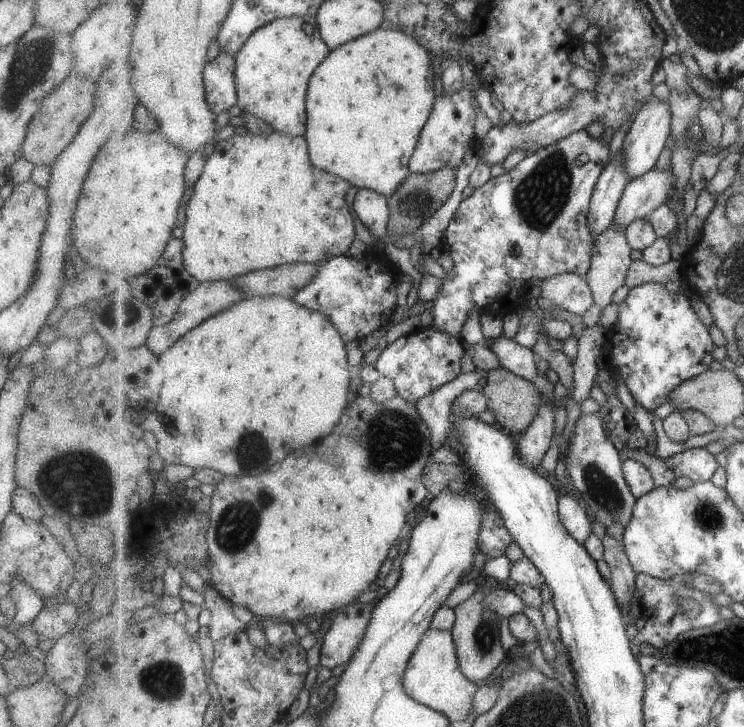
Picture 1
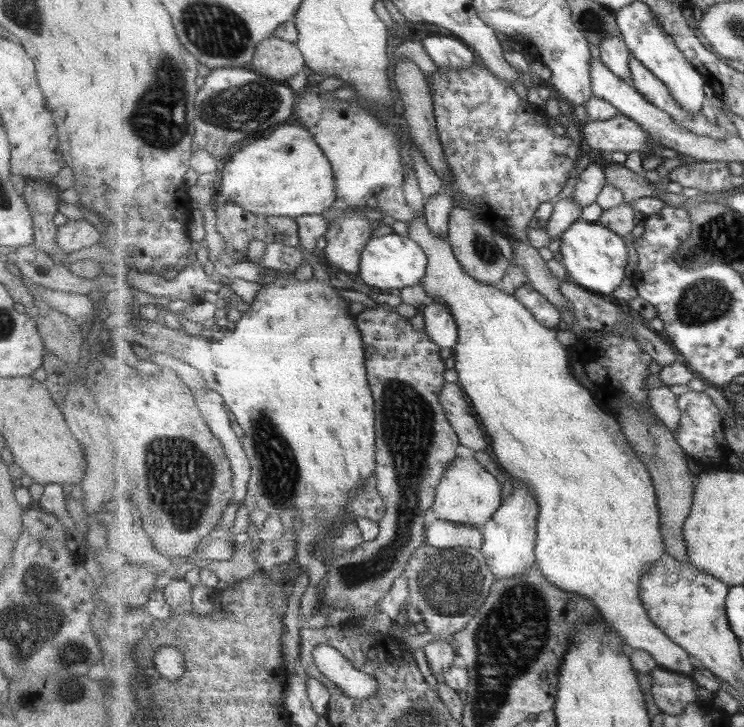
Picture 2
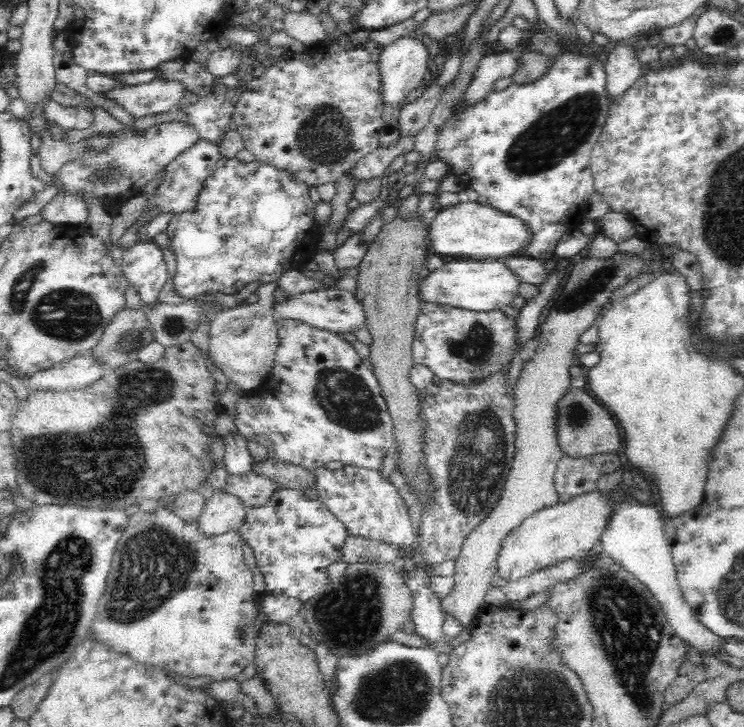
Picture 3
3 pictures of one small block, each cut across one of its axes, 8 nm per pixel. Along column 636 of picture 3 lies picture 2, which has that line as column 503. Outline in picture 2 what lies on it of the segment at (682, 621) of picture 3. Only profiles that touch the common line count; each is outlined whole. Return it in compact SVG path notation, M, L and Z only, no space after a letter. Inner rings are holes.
M515 482L514 487L515 490L504 500L498 512L495 512L493 518L481 528L484 534L484 543L481 549L486 553L487 564L490 565L497 580L523 575L538 562L536 546L541 509L539 509L537 497L527 485Z

